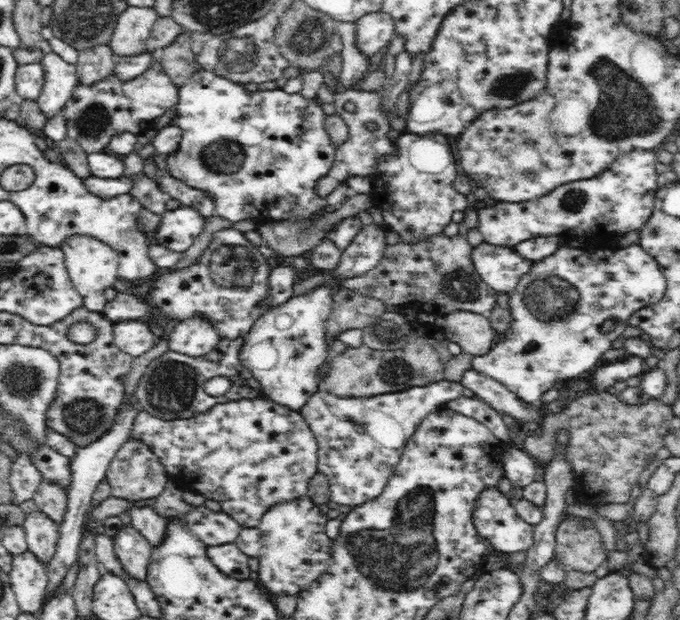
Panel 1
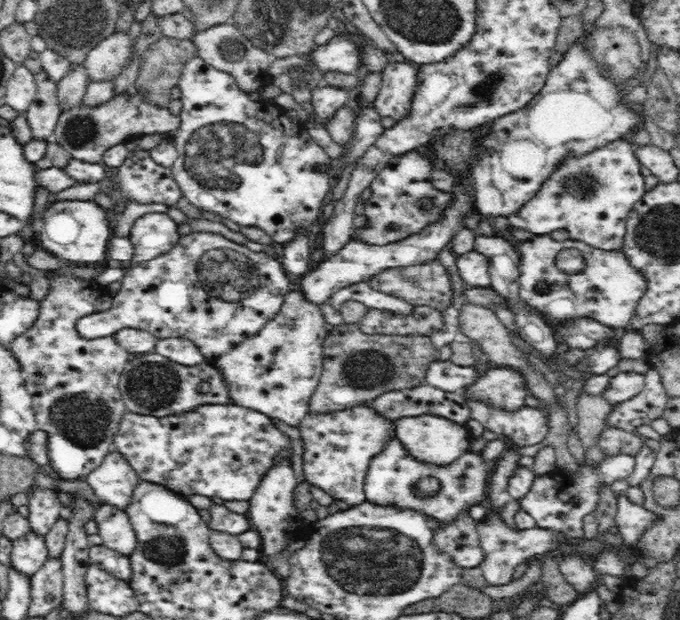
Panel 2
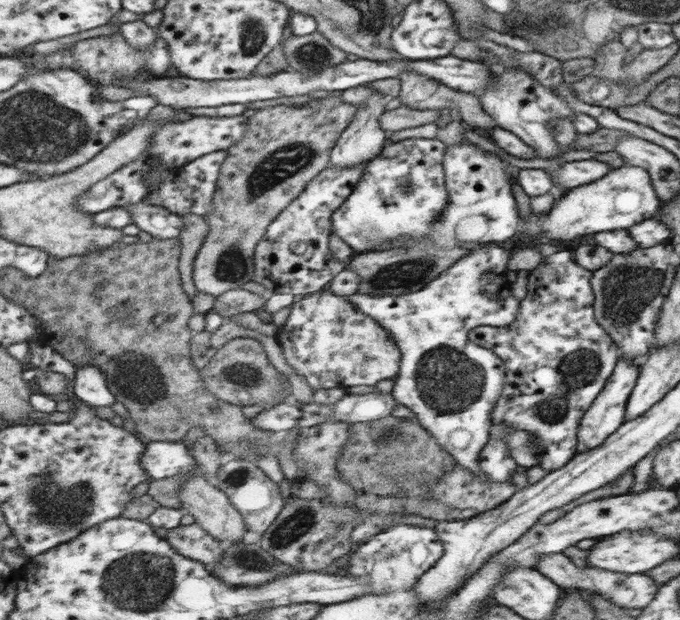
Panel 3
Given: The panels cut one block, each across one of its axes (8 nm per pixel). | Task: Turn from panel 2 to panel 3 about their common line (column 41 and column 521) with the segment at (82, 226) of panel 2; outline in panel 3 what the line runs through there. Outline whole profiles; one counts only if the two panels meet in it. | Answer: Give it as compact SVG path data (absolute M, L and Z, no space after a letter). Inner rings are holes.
M624 165L596 182L571 188L566 196L556 198L548 216L542 218L538 214L530 214L526 220L522 220L522 228L518 230L514 242L528 242L531 236L546 236L563 242L585 234L628 229L642 220L654 219L660 214L664 203L653 187L653 178L644 168Z

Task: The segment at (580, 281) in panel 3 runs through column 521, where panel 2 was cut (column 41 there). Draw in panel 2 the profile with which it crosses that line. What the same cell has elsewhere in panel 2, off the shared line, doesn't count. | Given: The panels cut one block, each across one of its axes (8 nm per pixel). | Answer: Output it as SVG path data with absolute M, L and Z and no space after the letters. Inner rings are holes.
M55 274L49 281L50 287L42 302L41 316L38 317L34 326L12 341L12 350L21 365L26 387L33 400L35 422L38 423L39 430L48 435L48 444L46 444L48 468L56 471L62 479L76 480L96 470L102 464L104 456L113 449L115 434L127 410L119 391L119 380L132 354L122 348L115 338L102 337L86 340L81 338L76 330L75 324L79 318L103 312L112 307L113 296L108 294L107 287L102 288L106 285L96 280Z

